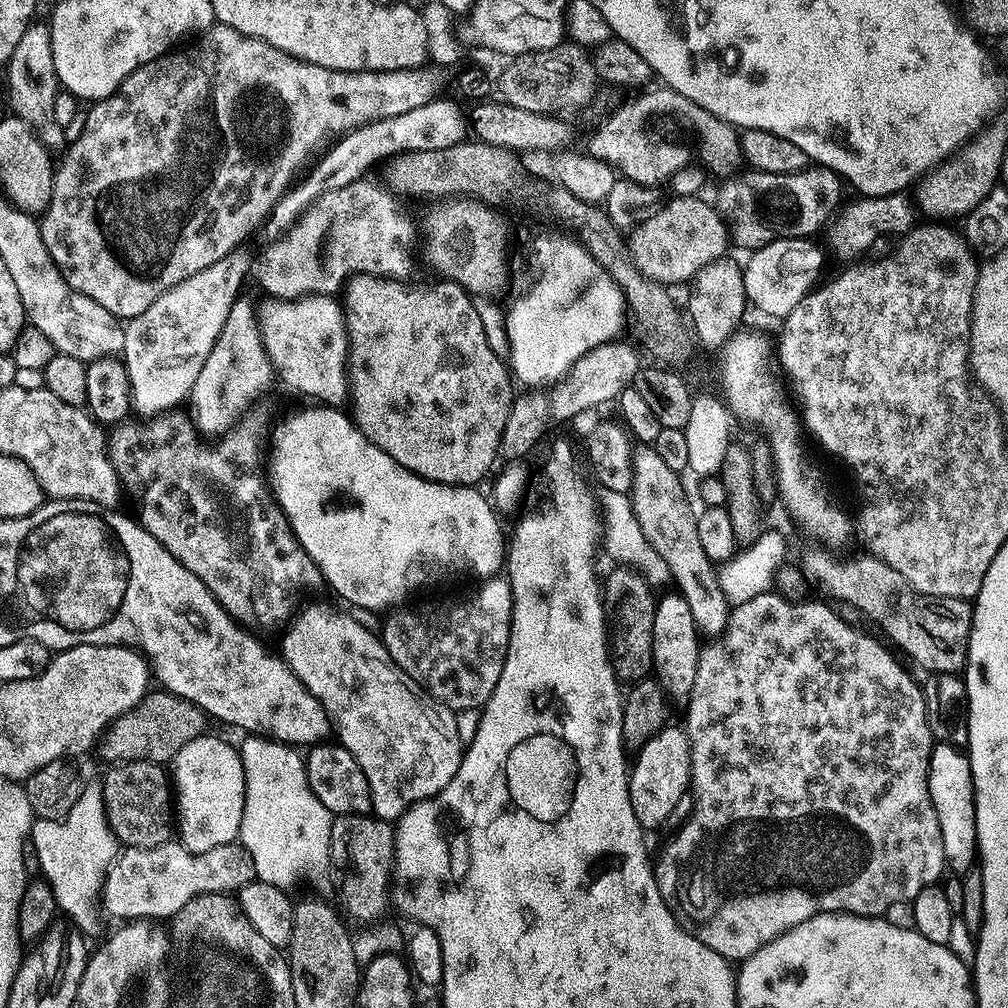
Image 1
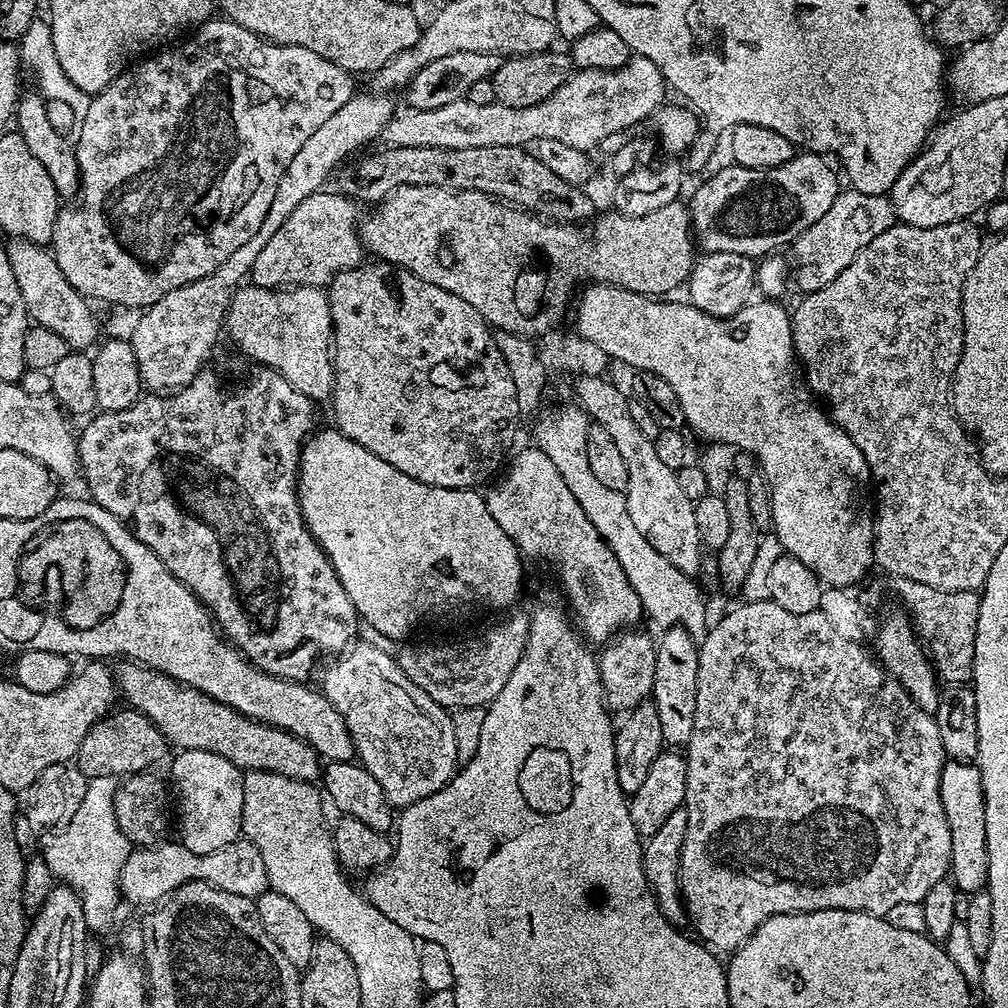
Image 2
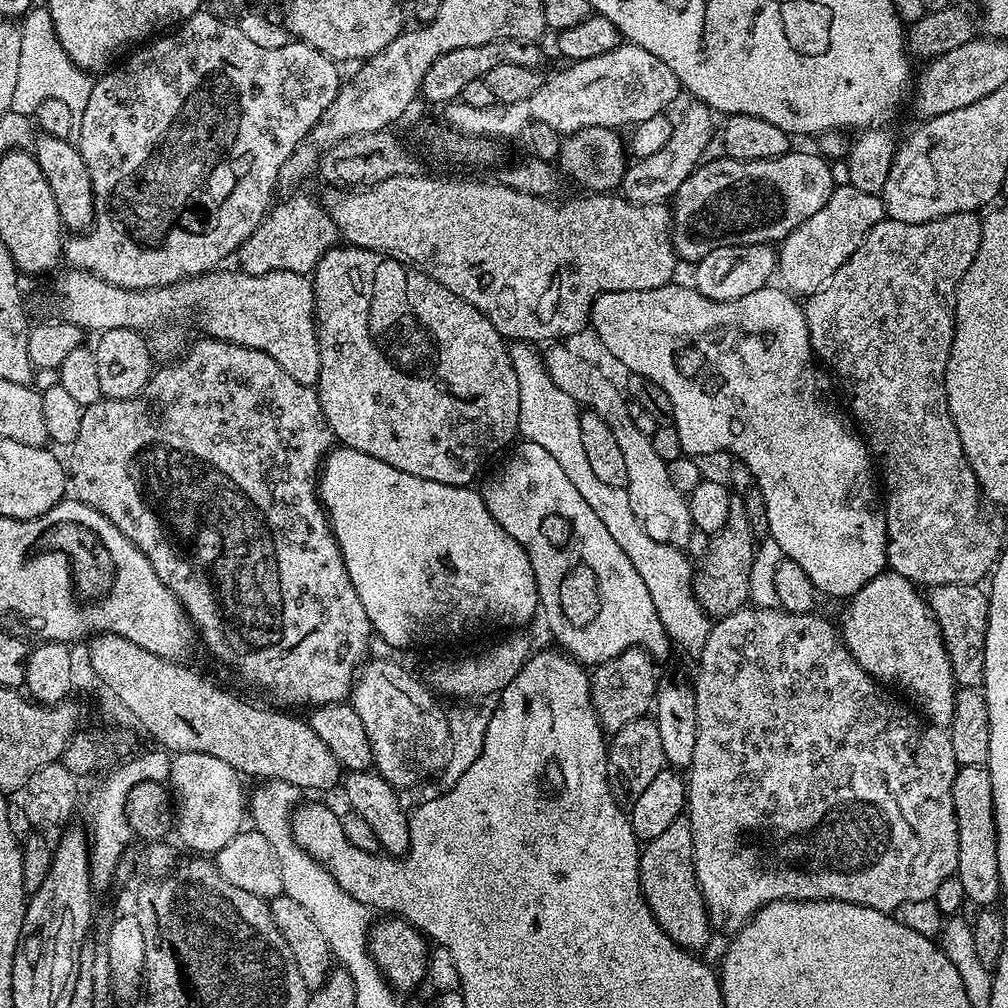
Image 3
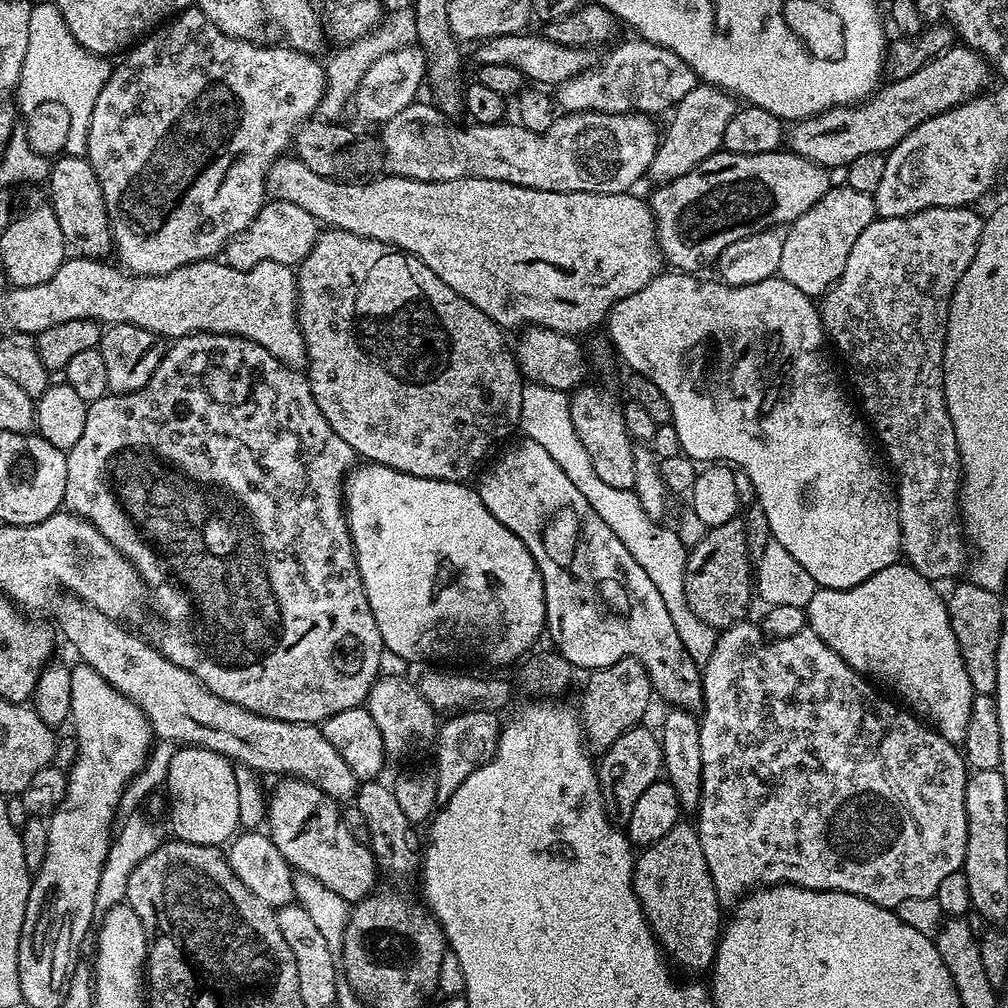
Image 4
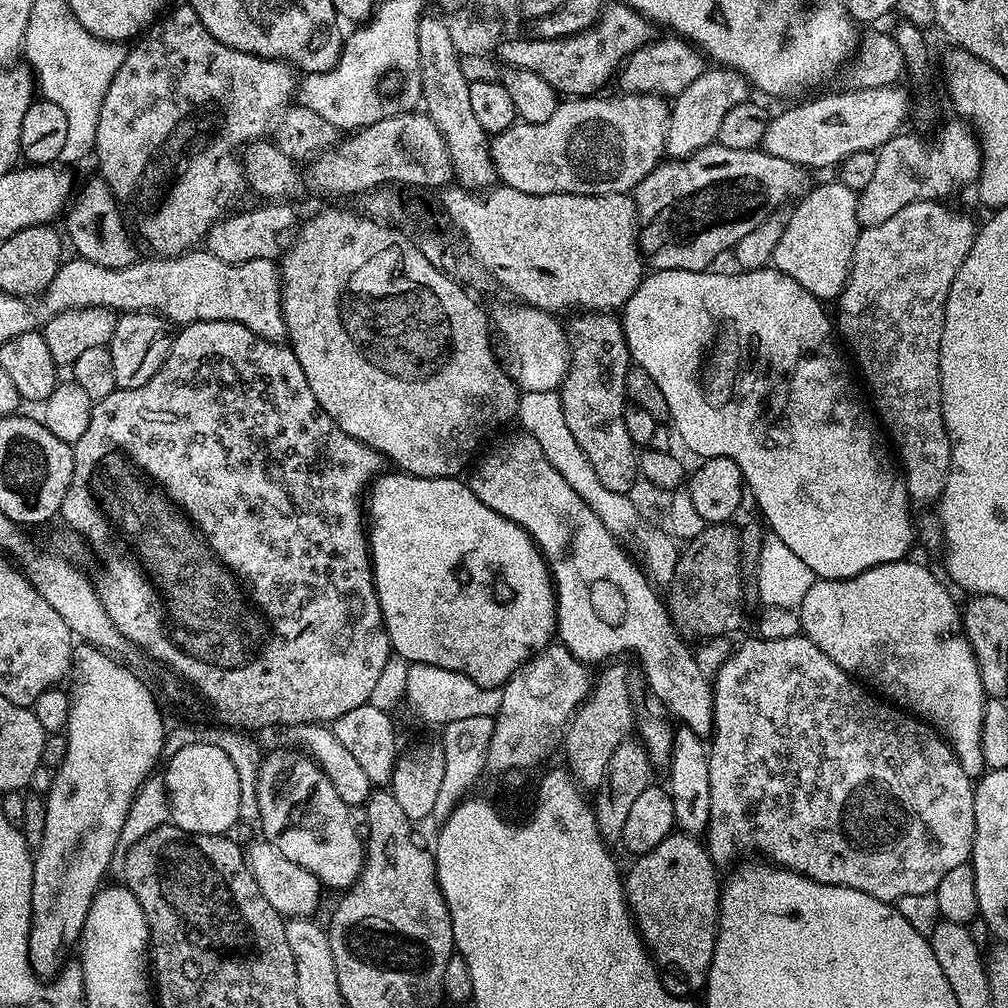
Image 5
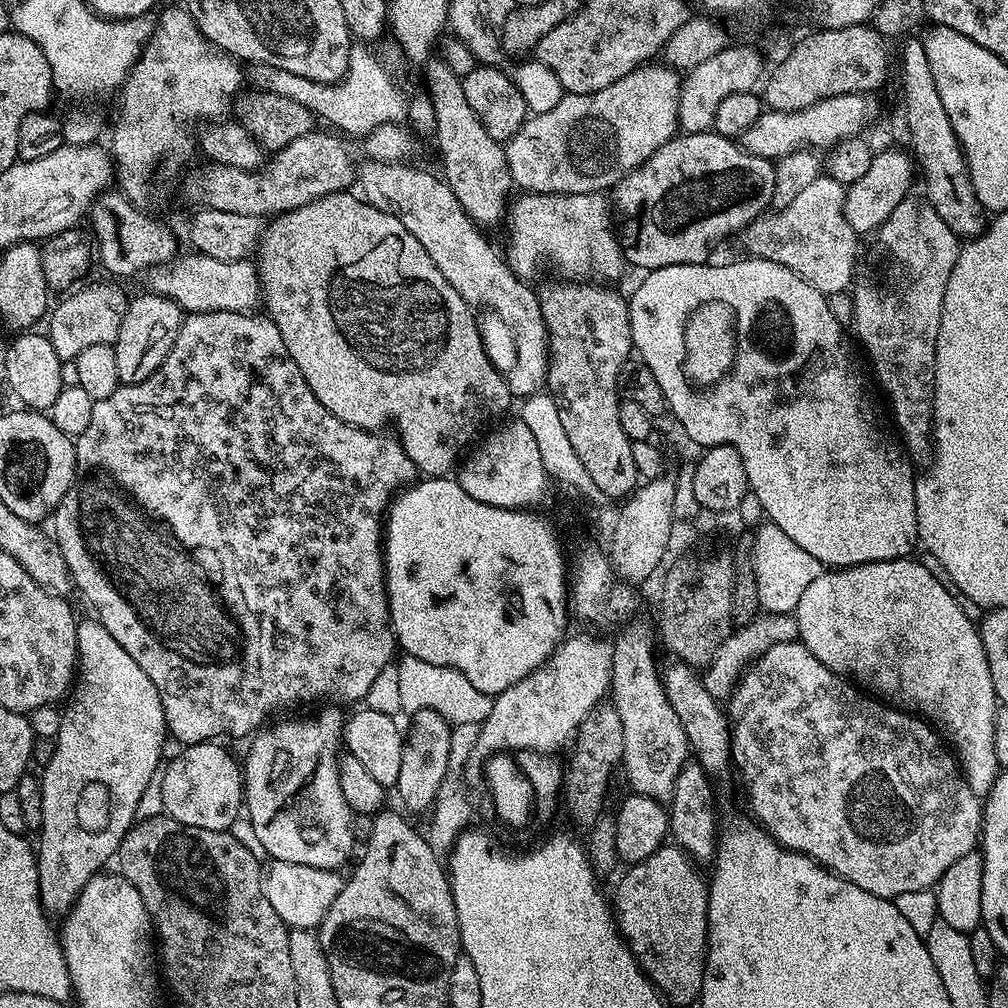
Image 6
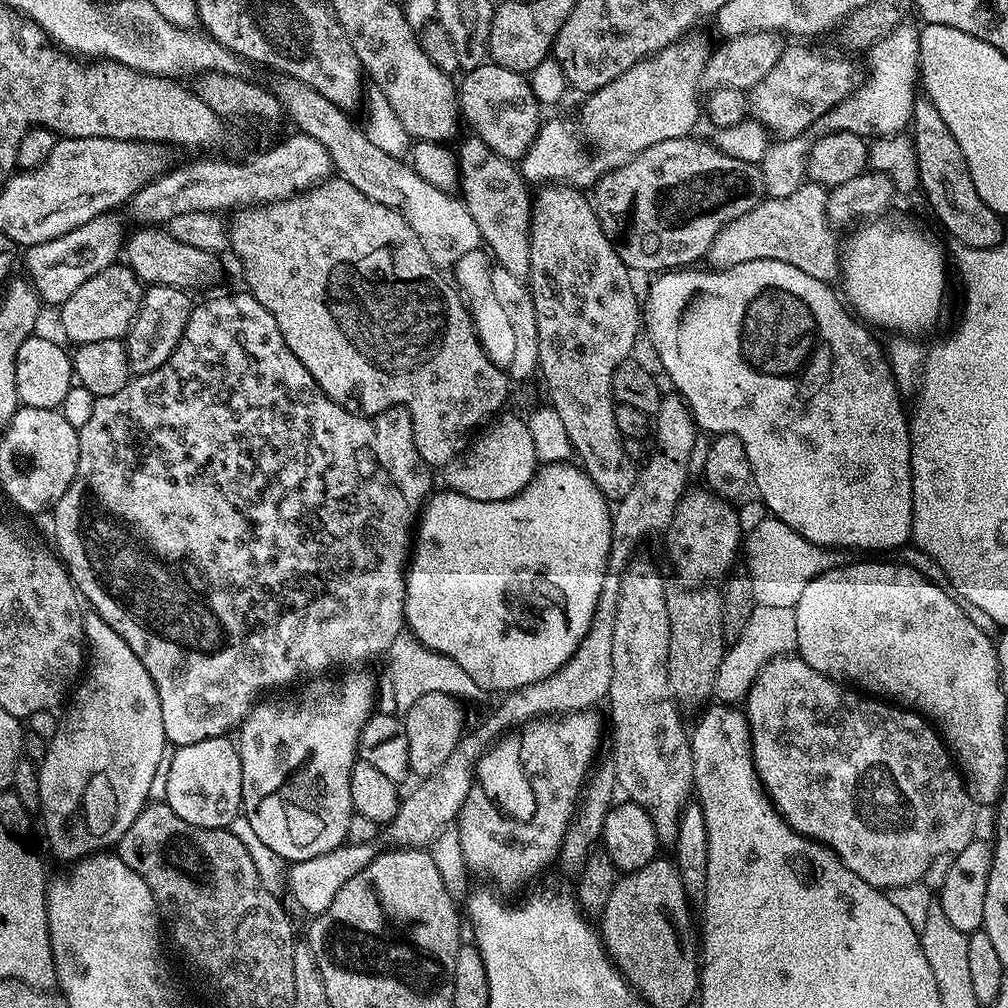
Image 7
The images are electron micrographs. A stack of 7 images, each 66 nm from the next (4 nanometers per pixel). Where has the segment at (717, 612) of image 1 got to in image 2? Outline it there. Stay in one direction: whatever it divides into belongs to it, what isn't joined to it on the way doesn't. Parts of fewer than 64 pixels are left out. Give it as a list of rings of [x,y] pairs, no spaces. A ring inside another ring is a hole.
[[[580,374],[576,380],[575,403],[583,408],[584,413],[595,423],[601,424],[614,438],[622,459],[626,462],[628,488],[624,493],[626,510],[630,510],[630,518],[634,522],[638,534],[662,554],[662,558],[670,558],[678,570],[682,570],[689,578],[695,577],[700,568],[700,552],[702,545],[698,534],[698,522],[694,519],[694,502],[686,496],[676,470],[670,469],[657,457],[654,440],[646,438],[642,430],[630,415],[629,397],[618,392],[608,378],[603,375]]]

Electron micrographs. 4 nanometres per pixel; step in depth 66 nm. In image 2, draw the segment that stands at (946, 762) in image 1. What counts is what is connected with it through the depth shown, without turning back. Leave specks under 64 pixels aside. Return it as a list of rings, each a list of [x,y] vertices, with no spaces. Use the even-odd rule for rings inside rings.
[[[949,759],[940,779],[942,810],[950,822],[950,850],[952,867],[950,879],[957,889],[969,894],[981,891],[988,883],[988,847],[986,846],[986,798],[982,774],[972,762]]]

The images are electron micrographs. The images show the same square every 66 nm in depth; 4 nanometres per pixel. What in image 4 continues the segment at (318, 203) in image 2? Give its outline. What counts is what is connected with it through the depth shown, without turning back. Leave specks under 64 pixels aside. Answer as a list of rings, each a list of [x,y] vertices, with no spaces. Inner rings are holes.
[[[269,199],[258,210],[258,214],[246,230],[233,238],[222,253],[223,259],[234,270],[250,270],[258,262],[278,262],[289,266],[298,266],[310,254],[316,244],[316,238],[322,231],[321,225],[302,206],[285,200]]]

